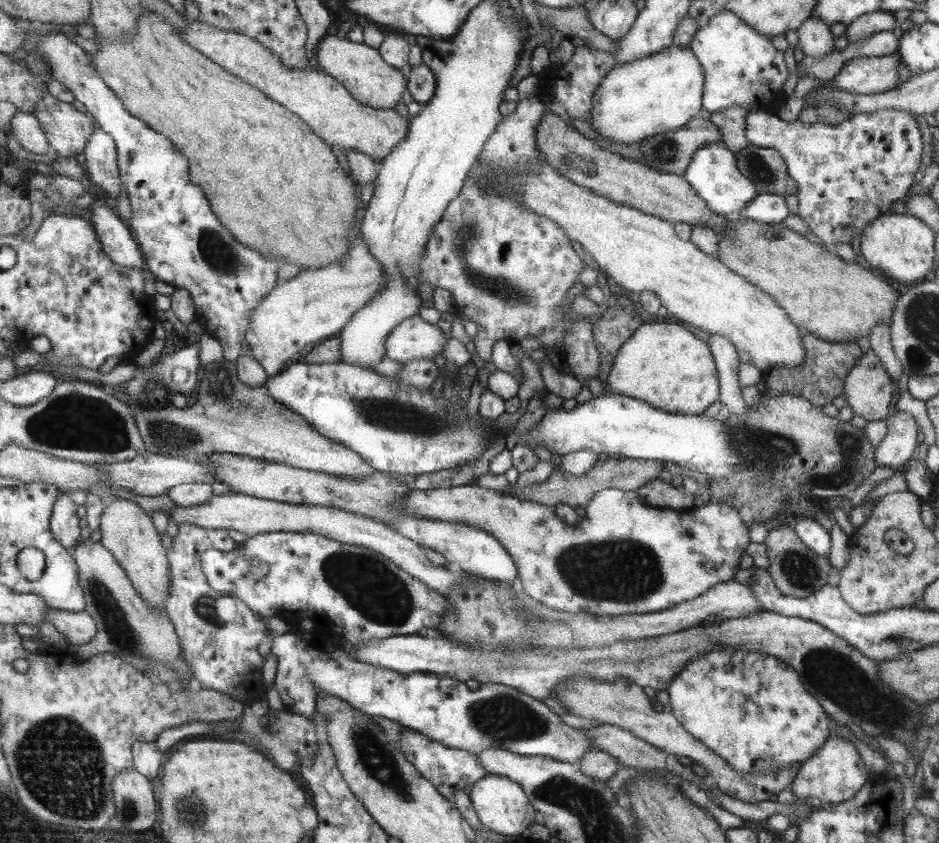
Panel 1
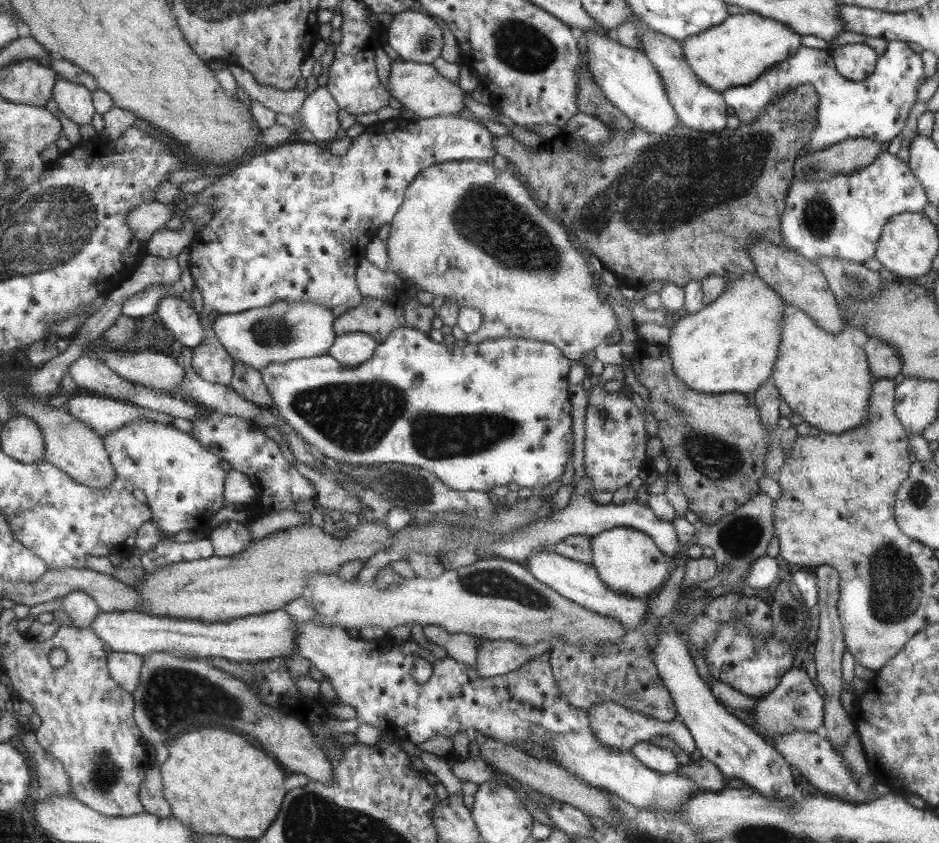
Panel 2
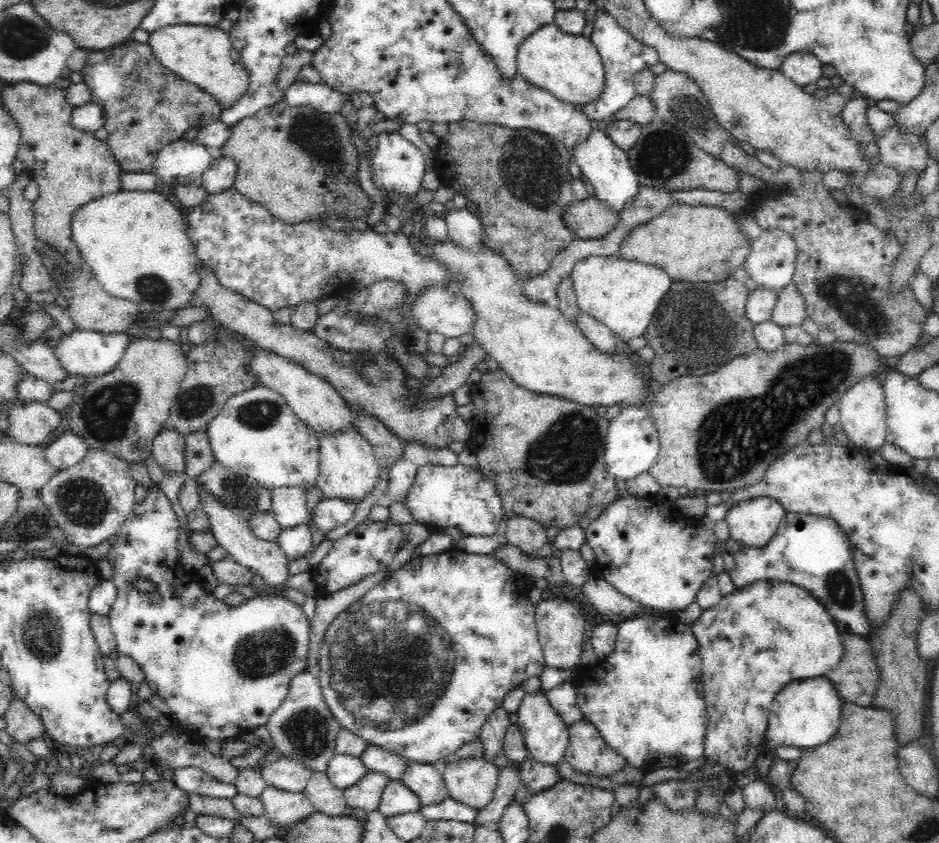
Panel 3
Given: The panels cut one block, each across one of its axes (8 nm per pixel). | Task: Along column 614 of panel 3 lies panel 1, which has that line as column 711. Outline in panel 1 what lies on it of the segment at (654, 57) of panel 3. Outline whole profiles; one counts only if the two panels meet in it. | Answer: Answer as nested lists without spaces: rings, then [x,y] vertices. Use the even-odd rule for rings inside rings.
[[[729,10],[719,12],[717,16],[709,20],[708,24],[700,27],[688,47],[697,55],[701,65],[704,67],[705,105],[703,107],[710,113],[724,110],[732,105],[740,105],[748,109],[749,112],[762,111],[777,115],[780,106],[784,105],[784,102],[789,97],[782,90],[783,83],[790,76],[783,52],[778,51],[772,45],[771,39],[766,38],[759,32],[755,32],[751,26],[742,22],[741,18],[738,18]]]

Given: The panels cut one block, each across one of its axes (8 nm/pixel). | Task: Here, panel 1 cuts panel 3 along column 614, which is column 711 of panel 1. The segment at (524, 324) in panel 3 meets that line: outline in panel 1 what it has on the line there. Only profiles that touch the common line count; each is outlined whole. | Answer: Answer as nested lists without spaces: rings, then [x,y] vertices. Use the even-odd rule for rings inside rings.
[[[659,321],[654,324],[642,324],[637,332],[621,346],[613,362],[608,381],[591,378],[585,382],[585,387],[596,397],[602,394],[624,394],[629,395],[630,398],[641,399],[642,402],[650,403],[663,411],[669,411],[670,414],[702,415],[712,402],[718,400],[718,383],[720,382],[719,376],[716,376],[717,366],[714,366],[714,359],[708,350],[708,344],[698,340],[692,332],[688,332],[677,323]]]

